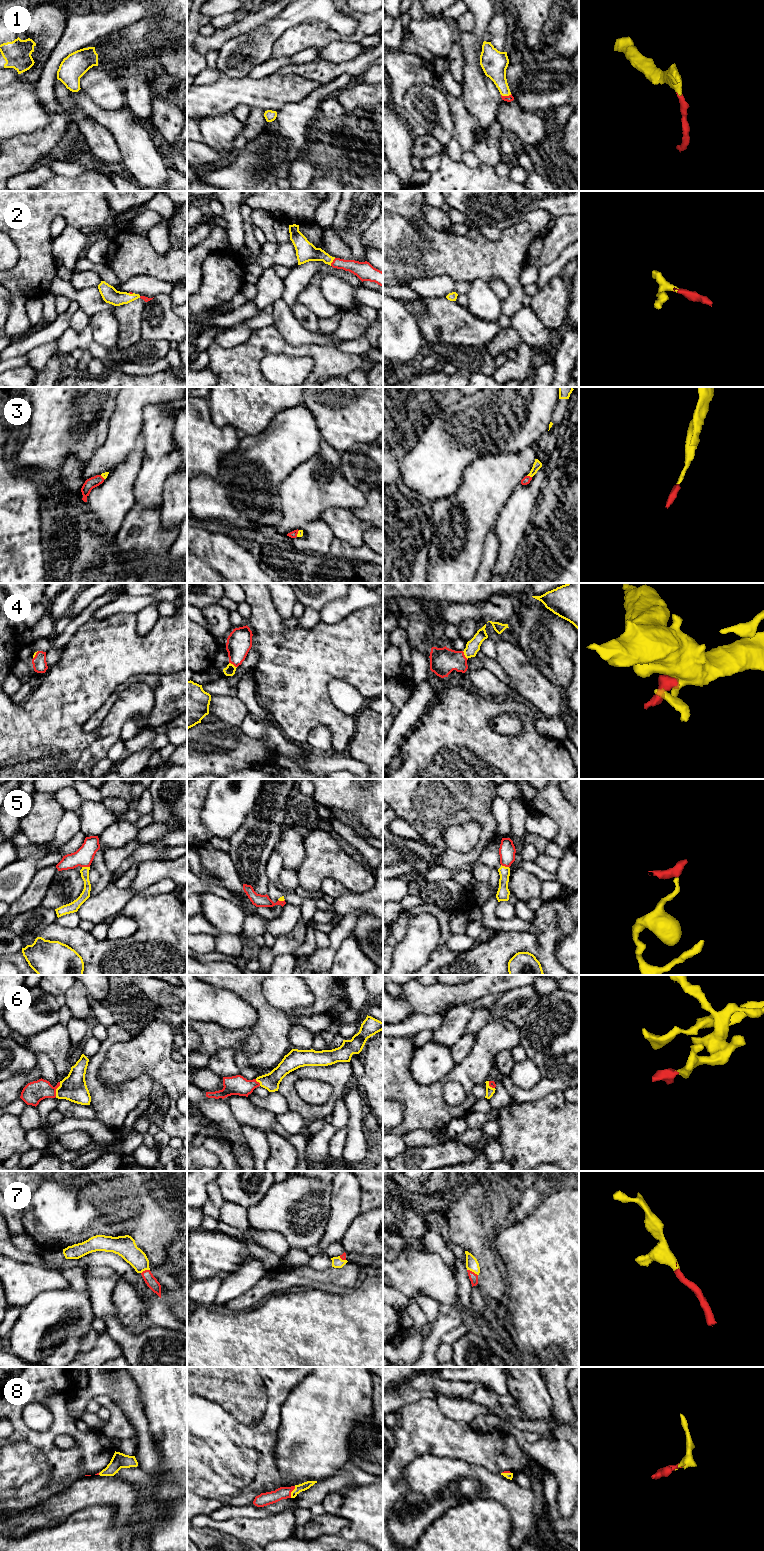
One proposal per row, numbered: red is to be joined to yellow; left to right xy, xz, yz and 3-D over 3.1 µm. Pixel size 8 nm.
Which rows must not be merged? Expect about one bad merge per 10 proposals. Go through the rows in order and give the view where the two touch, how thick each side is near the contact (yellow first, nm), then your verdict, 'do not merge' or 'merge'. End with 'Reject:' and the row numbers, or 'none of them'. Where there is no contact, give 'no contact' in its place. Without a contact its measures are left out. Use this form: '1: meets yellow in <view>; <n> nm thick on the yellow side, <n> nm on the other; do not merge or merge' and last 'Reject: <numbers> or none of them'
1: meets yellow in yz; 190 nm thick on the yellow side, 50 nm on the other; merge
2: meets yellow in xz; 160 nm thick on the yellow side, 130 nm on the other; merge
3: meets yellow in yz; 70 nm thick on the yellow side, 70 nm on the other; merge
4: meets yellow in yz; 110 nm thick on the yellow side, 220 nm on the other; merge
5: meets yellow in xy; 70 nm thick on the yellow side, 160 nm on the other; merge
6: meets yellow in xy; 200 nm thick on the yellow side, 170 nm on the other; merge
7: meets yellow in yz; 100 nm thick on the yellow side, 70 nm on the other; merge
8: meets yellow in xz; 70 nm thick on the yellow side, 110 nm on the other; merge
Reject: none of them

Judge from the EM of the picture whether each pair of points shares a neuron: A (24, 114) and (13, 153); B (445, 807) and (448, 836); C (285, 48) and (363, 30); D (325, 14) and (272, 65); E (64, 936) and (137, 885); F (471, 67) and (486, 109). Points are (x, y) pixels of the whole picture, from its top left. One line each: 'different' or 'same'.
A: different
B: different
C: same
D: different
E: different
F: same

